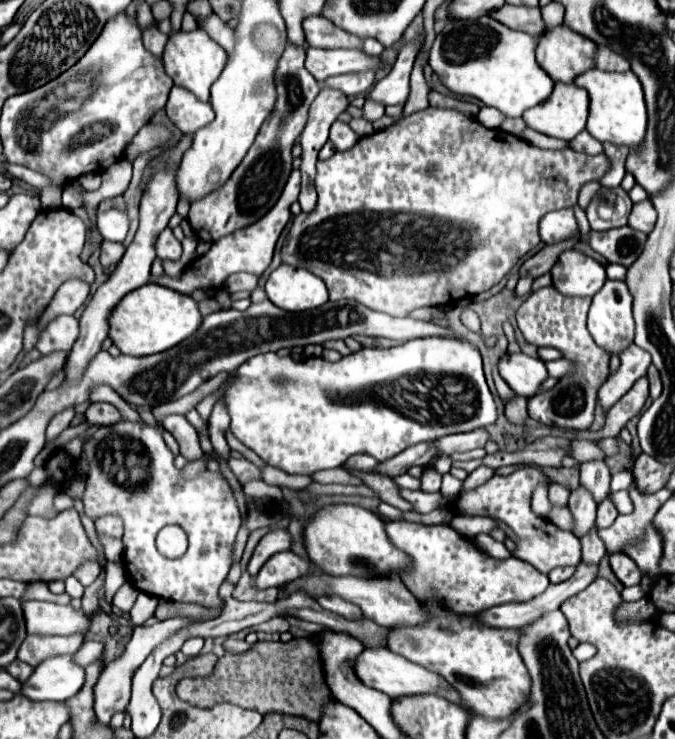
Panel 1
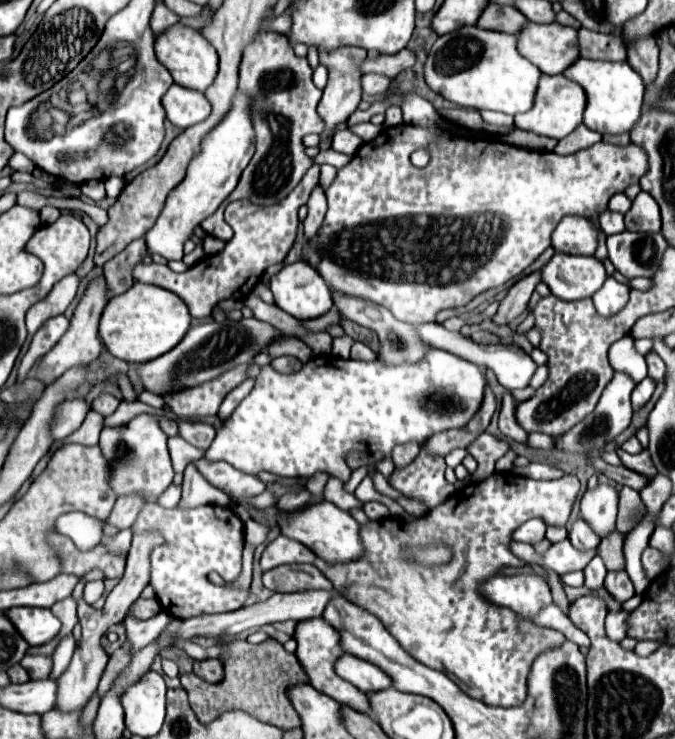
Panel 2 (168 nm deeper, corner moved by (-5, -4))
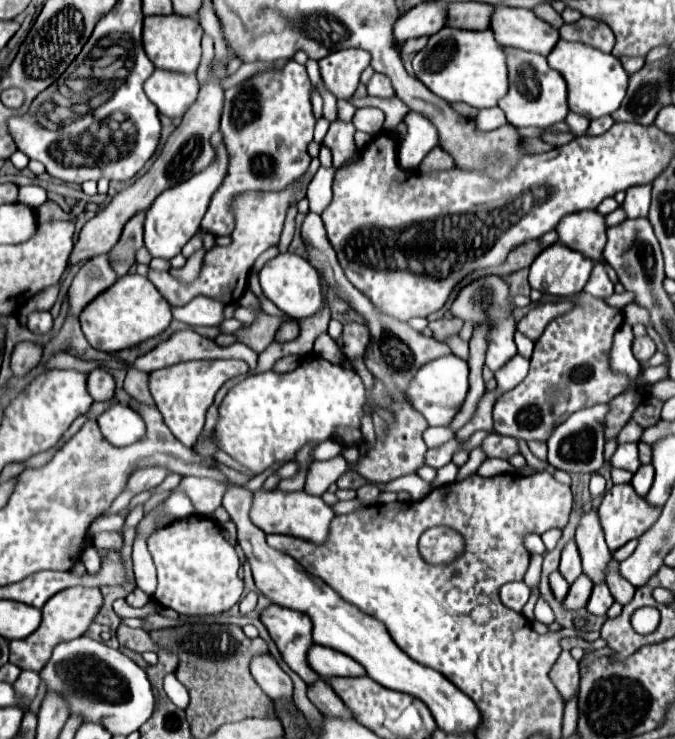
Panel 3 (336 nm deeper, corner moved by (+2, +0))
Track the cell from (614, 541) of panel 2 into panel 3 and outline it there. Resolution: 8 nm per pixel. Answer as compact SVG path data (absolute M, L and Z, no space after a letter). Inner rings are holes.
M613 560L613 562L611 562L611 568L609 568L609 572L607 572L607 586L609 586L609 590L611 590L613 600L619 602L621 606L625 606L625 604L631 602L631 598L633 598L633 594L635 594L635 588L633 588L631 584L627 584L627 580L623 580L623 578L619 576L617 566L619 566L619 562Z

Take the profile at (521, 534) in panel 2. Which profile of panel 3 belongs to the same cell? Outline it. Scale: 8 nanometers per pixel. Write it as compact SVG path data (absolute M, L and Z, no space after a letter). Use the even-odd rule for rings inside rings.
M537 534L527 536L527 538L525 538L525 546L527 546L527 550L529 550L531 554L543 554L543 552L545 552L545 544L543 544L541 536L537 536Z

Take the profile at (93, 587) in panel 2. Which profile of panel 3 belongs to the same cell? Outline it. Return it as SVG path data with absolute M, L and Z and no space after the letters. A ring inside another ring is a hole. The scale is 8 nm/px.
M65 588L63 592L51 596L47 600L47 604L41 608L43 612L43 622L41 626L27 638L23 640L11 640L9 642L9 662L19 666L21 670L35 670L39 672L47 660L51 658L51 652L53 648L59 644L59 642L65 642L65 640L73 640L77 636L83 636L89 628L89 624L93 622L93 618L97 616L99 608L103 604L103 598L101 598L101 592L99 588Z

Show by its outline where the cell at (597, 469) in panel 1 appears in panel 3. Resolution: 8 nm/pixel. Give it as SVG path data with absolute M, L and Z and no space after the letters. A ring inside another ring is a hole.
M585 512L581 516L581 522L575 534L575 544L581 556L583 574L593 584L603 584L611 562L611 552L607 544L603 544L603 530L599 528L597 512Z

